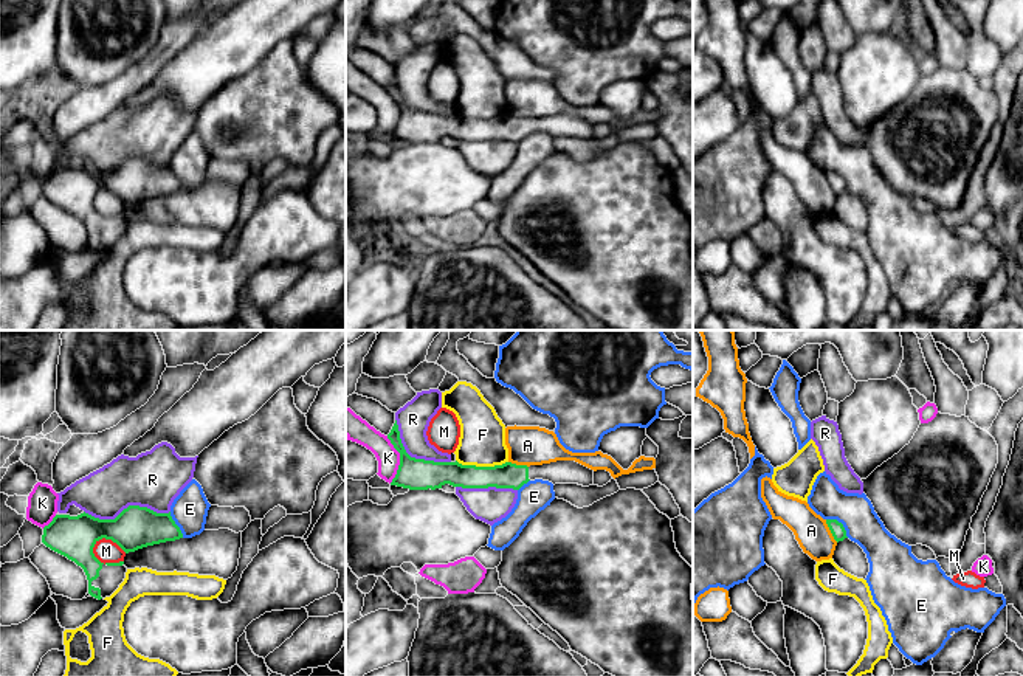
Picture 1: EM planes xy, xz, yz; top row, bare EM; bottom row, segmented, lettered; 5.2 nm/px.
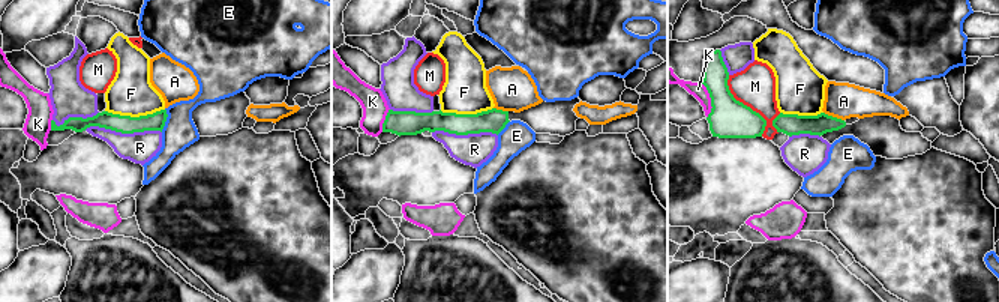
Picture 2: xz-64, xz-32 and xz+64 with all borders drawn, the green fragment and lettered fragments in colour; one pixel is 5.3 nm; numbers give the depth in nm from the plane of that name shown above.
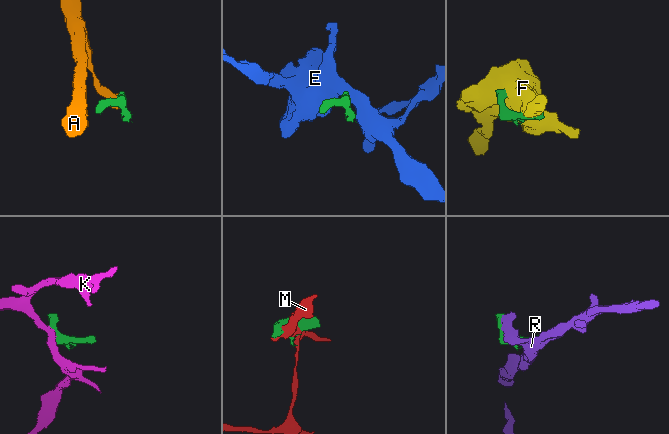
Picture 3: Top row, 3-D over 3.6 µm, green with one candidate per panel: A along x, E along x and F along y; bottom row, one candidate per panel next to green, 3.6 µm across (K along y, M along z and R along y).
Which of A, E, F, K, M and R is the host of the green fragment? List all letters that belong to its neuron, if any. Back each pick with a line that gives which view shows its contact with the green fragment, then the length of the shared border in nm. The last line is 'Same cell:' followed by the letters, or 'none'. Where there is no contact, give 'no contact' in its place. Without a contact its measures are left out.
Same cell: none

